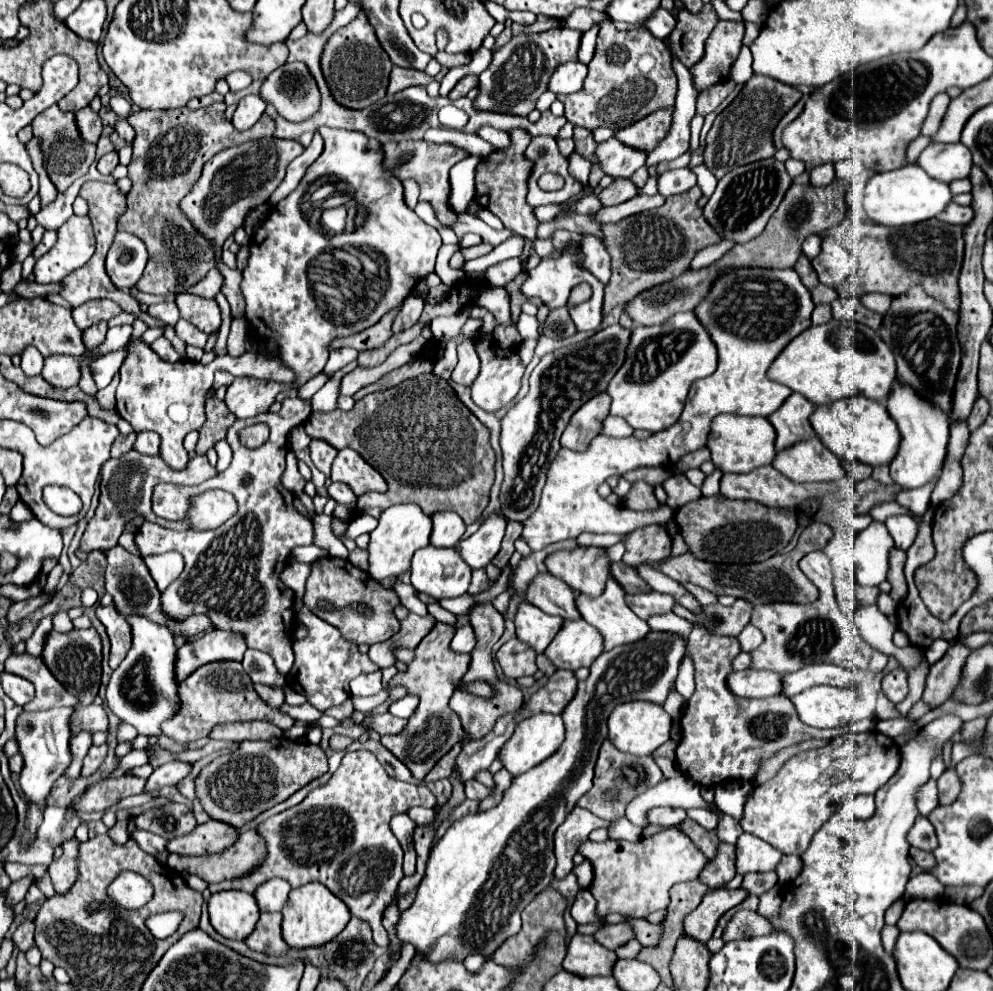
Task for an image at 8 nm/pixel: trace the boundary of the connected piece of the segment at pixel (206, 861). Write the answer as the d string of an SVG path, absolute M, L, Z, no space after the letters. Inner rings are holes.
M246 830L224 852L208 856L168 856L168 866L180 874L196 874L204 882L222 882L244 876L264 858L264 840L254 830Z

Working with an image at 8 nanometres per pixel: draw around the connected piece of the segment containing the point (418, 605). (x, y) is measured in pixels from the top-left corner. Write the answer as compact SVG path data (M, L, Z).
M398 580L398 582L396 582L396 586L394 586L394 590L396 590L396 594L398 594L400 602L402 602L410 612L420 614L420 616L428 614L426 604L418 598L418 592L416 592L416 588L414 588L412 584L404 584L402 580Z

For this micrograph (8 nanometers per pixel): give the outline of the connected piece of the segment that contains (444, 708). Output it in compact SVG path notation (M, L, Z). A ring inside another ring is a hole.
M438 622L416 646L414 660L408 664L406 672L398 672L390 680L390 688L400 684L410 694L420 696L420 704L416 712L410 716L408 728L404 728L400 736L382 736L380 742L402 764L406 764L406 768L412 772L416 780L422 780L430 772L430 768L436 764L436 760L440 760L456 742L460 742L460 736L464 736L464 732L460 732L460 720L456 720L456 714L450 710L448 702L454 692L454 682L460 680L468 672L470 654L456 654L450 650L450 640L454 632L456 628ZM412 748L416 750L416 760L412 756L414 754Z

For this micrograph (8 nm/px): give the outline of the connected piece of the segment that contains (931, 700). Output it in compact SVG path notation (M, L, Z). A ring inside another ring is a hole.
M962 642L950 644L944 658L938 660L934 666L930 666L930 672L926 678L926 690L922 696L924 702L928 702L932 708L938 708L952 696L952 690L960 678L960 668L964 666L966 656L970 652L972 650Z

